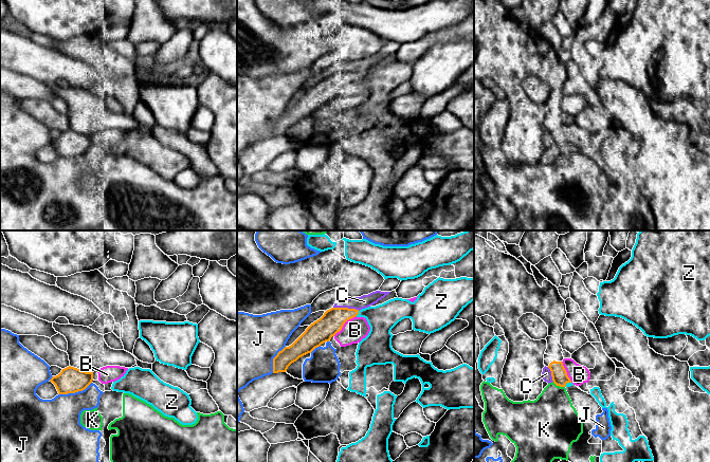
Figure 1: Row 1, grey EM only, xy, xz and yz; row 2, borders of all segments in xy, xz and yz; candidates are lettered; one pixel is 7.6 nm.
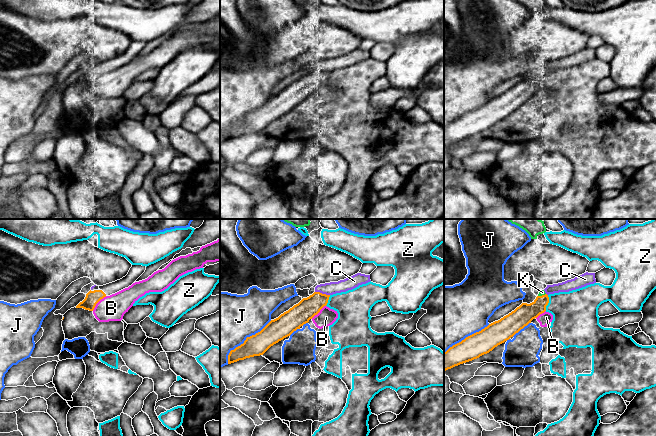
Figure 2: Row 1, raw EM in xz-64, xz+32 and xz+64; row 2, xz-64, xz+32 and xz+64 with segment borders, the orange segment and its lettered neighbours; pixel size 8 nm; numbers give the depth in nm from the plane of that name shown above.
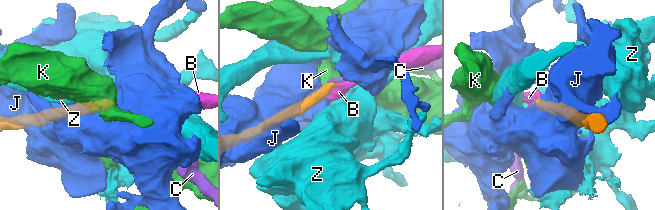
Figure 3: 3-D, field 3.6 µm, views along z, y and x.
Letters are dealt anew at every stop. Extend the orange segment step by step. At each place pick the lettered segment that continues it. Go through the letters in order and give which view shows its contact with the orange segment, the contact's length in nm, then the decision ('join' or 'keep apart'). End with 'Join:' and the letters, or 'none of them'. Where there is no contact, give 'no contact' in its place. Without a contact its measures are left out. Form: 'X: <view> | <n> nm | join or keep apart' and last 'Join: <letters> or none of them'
B: xz | 240 nm | join
C: xz | 200 nm | keep apart
J: xy | 260 nm | keep apart
K: yz | 100 nm | keep apart
Z: xz | 50 nm | keep apart
Join: B

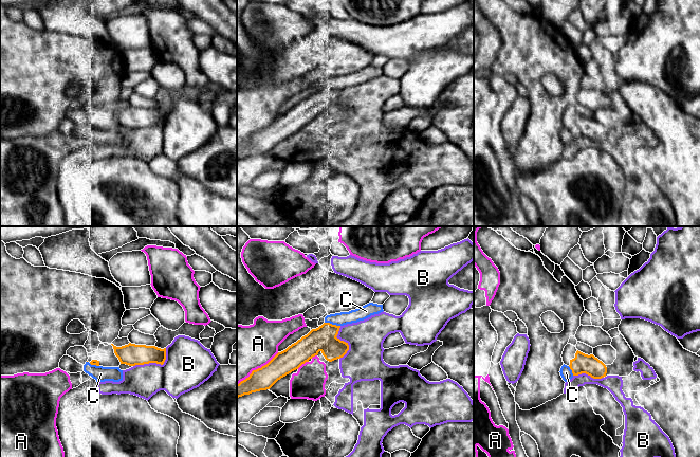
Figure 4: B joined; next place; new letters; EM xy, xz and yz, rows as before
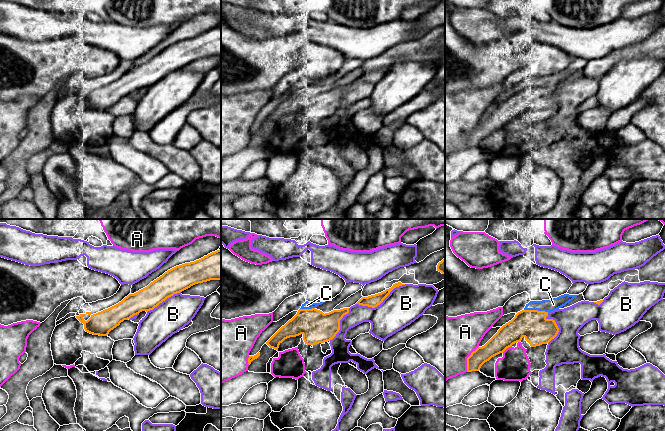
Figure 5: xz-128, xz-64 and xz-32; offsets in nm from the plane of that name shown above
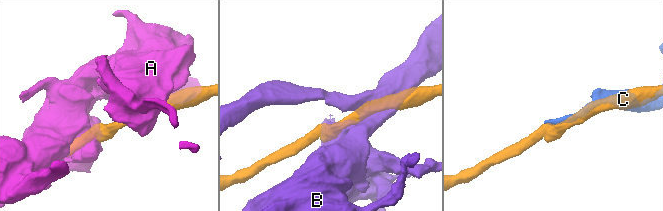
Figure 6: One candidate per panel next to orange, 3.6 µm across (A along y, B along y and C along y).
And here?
A: xz | 400 nm | keep apart
B: xy | 300 nm | keep apart
C: xz | 120 nm | keep apart
Join: none of them

